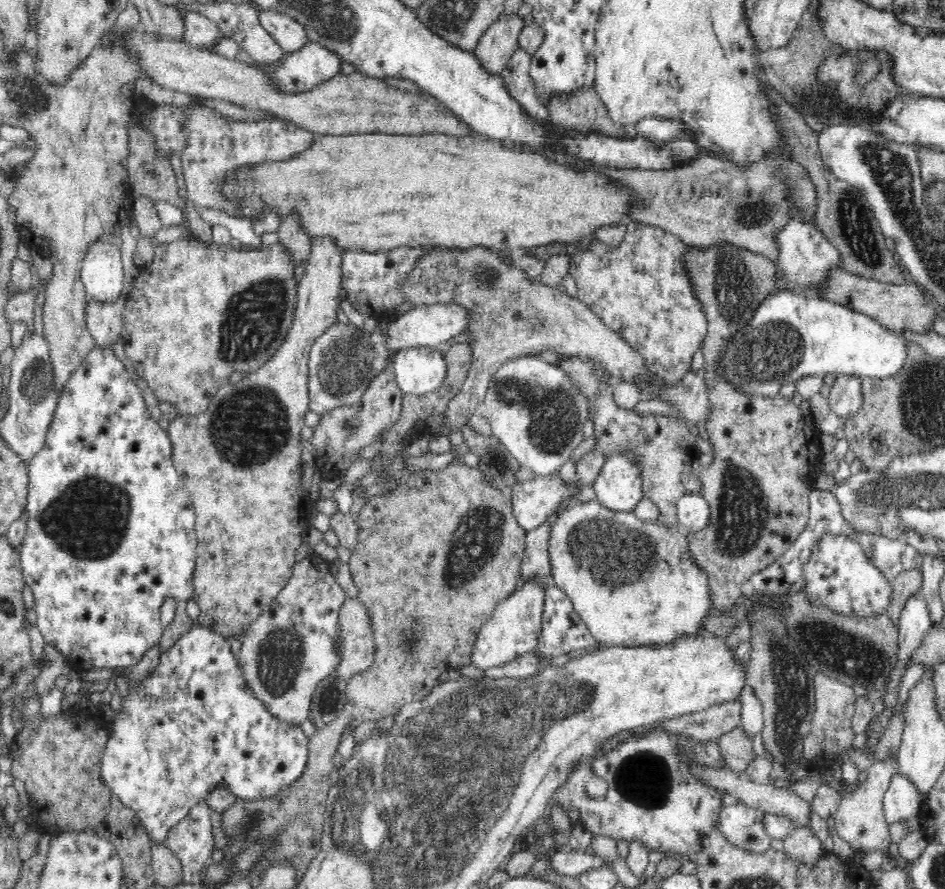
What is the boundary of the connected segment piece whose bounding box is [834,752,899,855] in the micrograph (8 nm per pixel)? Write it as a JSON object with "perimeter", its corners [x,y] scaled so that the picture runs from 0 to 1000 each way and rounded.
{"perimeter":[[[942,846],[940,853],[927,855],[916,867],[909,881],[909,886],[901,890],[891,898],[887,907],[884,920],[884,933],[889,942],[901,949],[904,955],[911,957],[911,961],[931,955],[935,962],[940,961],[943,949],[941,944],[940,929],[935,926],[935,912],[933,912],[933,900],[935,891],[941,886],[945,874],[951,870],[951,856],[949,846]]]}

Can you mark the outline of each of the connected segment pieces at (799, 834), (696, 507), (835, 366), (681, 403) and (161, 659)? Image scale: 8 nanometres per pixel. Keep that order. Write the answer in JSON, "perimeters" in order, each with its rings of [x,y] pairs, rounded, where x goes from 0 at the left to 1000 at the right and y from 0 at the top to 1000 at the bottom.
{"perimeters":[[[[843,931],[829,945],[830,957],[838,967],[859,972],[875,960],[871,958],[869,944],[855,931]]],[[[741,551],[725,553],[714,567],[719,593],[725,598],[739,598],[747,589],[751,575]]],[[[822,326],[802,344],[795,364],[781,373],[770,389],[762,415],[766,415],[766,422],[790,443],[823,445],[830,432],[858,421],[870,425],[875,421],[897,421],[933,429],[952,418],[961,403],[961,387],[954,373],[943,371],[906,348],[842,326]]],[[[728,418],[722,430],[717,430],[715,435],[704,435],[699,438],[699,445],[696,450],[704,450],[722,460],[722,465],[734,475],[746,477],[748,471],[749,438],[743,422]]],[[[203,704],[179,728],[169,731],[166,741],[166,748],[160,755],[157,755],[149,764],[141,765],[141,771],[138,771],[138,780],[127,792],[127,799],[120,799],[115,830],[107,856],[107,872],[112,877],[117,893],[139,911],[140,920],[146,922],[156,936],[156,943],[160,949],[175,948],[178,936],[186,930],[188,925],[195,924],[210,904],[218,902],[222,891],[231,885],[238,886],[243,893],[248,893],[251,900],[275,902],[296,897],[321,875],[324,864],[327,862],[327,830],[322,828],[316,814],[305,813],[305,811],[292,807],[290,802],[286,802],[284,793],[269,782],[269,777],[260,771],[262,766],[258,762],[258,753],[248,740],[243,721],[239,720],[238,714],[217,704]]]]}

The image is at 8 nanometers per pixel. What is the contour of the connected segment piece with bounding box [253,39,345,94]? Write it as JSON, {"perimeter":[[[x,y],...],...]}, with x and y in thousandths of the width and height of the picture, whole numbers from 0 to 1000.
{"perimeter":[[[327,44],[317,53],[317,56],[301,60],[294,69],[269,69],[268,74],[270,74],[270,79],[276,81],[276,85],[280,90],[287,92],[291,103],[320,106],[320,103],[326,103],[332,97],[360,84],[364,70],[365,67],[363,67],[361,61],[357,61],[352,56]]]}

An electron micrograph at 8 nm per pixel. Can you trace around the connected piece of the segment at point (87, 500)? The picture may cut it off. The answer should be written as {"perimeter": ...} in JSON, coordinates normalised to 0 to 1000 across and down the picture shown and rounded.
{"perimeter":[[[119,389],[99,390],[65,439],[63,451],[57,463],[57,472],[53,477],[47,504],[29,520],[31,547],[26,574],[28,598],[19,621],[20,637],[24,651],[32,659],[37,673],[36,685],[40,709],[50,724],[57,726],[66,738],[73,740],[80,756],[142,747],[146,740],[151,740],[154,729],[165,724],[172,714],[169,683],[174,672],[184,672],[186,677],[197,677],[202,673],[204,665],[202,648],[208,624],[205,600],[206,574],[195,543],[183,523],[177,486],[161,471],[159,460],[152,452],[151,438],[148,431],[141,430],[130,406],[121,399]]]}

